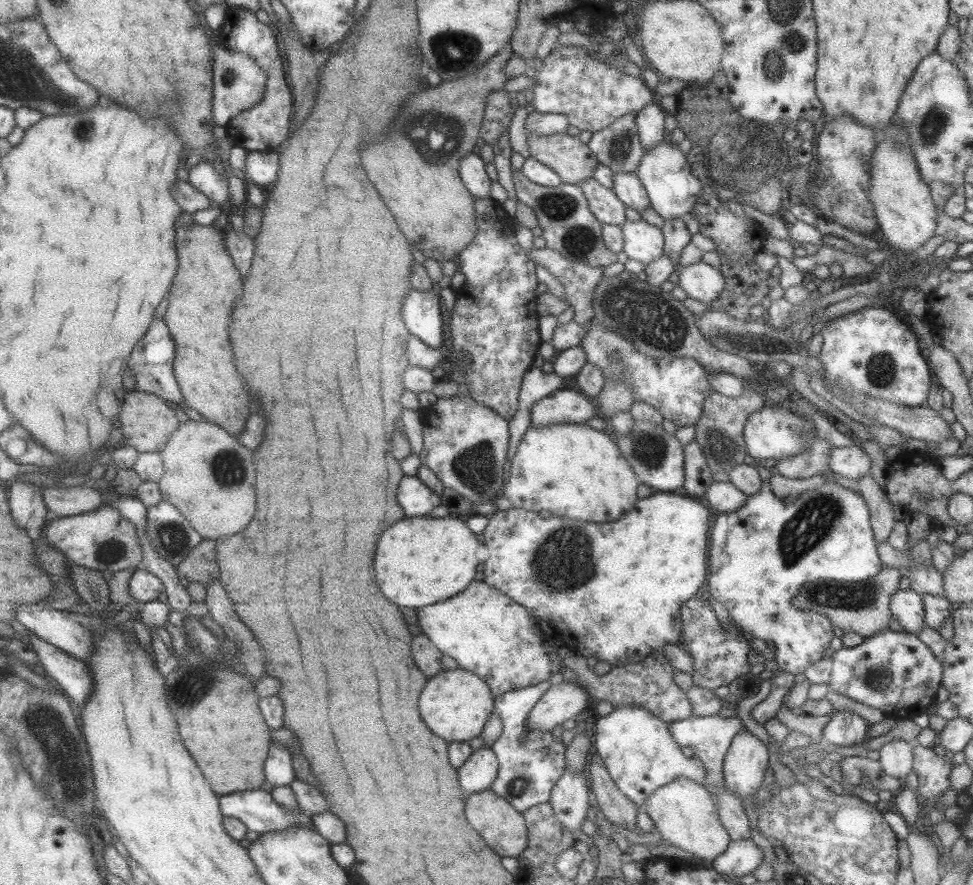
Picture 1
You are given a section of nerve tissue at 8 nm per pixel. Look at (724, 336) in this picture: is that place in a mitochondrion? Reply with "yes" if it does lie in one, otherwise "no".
yes

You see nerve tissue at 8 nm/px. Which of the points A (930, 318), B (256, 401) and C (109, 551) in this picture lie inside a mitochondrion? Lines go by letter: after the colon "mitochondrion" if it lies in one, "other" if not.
A: other
B: other
C: mitochondrion

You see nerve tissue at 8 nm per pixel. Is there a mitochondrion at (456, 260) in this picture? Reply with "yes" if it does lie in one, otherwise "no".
no

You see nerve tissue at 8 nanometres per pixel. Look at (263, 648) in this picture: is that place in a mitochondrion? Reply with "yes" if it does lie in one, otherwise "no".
no

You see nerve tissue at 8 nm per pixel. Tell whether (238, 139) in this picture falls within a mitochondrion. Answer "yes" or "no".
no

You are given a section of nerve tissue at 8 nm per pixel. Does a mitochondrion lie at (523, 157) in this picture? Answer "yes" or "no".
no

